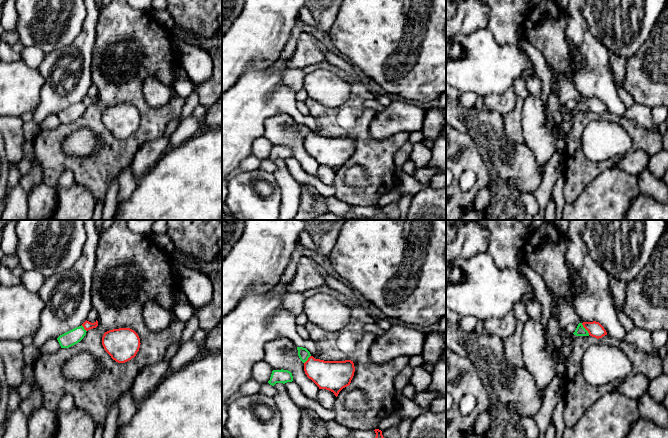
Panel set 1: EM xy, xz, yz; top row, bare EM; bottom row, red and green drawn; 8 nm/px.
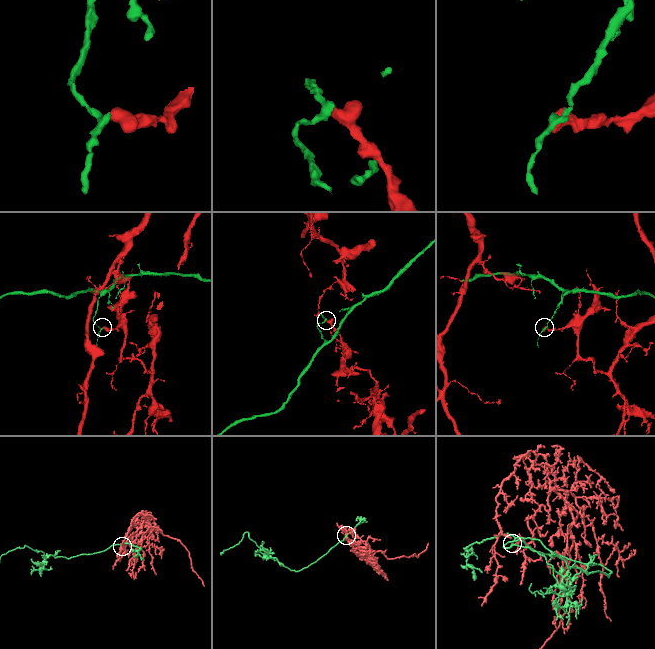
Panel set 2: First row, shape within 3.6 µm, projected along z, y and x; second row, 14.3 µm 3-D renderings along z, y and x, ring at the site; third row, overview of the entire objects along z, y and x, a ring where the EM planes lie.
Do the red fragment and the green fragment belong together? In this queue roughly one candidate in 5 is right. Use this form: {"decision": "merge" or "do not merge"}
{"decision": "do not merge"}

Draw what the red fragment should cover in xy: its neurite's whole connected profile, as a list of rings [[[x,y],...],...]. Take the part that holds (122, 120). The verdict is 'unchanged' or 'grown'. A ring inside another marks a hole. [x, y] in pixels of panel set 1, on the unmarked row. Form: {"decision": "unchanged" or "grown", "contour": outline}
{"decision": "unchanged", "contour": [[[130,104],[109,106],[102,113],[105,127],[118,139],[125,139],[134,134],[140,120],[138,110]]]}

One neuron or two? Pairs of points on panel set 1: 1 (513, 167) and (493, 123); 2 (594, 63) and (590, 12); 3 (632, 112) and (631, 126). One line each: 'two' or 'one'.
1: one
2: two
3: two

